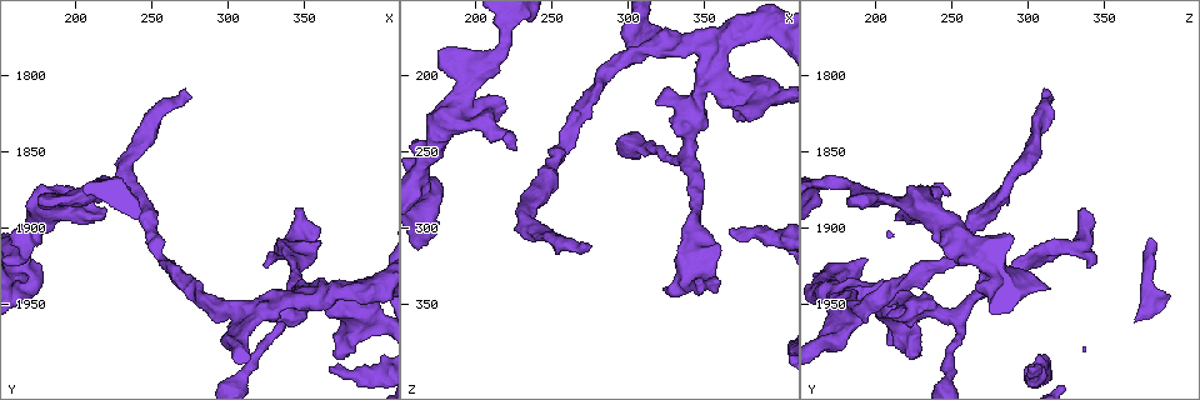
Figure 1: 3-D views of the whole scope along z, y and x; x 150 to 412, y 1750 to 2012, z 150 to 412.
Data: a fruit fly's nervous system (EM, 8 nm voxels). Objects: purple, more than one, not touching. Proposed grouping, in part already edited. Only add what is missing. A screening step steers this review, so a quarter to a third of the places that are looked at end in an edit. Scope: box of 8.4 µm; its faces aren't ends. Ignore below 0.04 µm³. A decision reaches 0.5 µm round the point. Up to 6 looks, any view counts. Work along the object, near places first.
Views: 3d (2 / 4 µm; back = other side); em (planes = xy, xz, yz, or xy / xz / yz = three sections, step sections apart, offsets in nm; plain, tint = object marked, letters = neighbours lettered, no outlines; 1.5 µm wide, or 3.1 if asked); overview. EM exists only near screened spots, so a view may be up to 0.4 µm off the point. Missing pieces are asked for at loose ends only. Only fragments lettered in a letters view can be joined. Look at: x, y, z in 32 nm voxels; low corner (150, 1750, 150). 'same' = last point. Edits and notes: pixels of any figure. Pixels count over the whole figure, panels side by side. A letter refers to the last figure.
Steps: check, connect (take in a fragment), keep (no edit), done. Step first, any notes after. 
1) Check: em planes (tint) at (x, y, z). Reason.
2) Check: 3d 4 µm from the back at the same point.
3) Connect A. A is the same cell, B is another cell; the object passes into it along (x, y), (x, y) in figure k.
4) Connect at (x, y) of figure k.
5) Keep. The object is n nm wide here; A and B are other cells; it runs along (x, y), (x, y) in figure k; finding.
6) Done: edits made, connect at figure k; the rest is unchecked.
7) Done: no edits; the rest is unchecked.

Check: 3d 2 µm at (270, 1808, 310). End of a long branch.

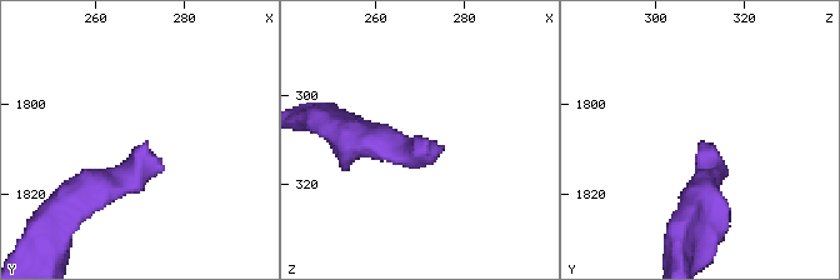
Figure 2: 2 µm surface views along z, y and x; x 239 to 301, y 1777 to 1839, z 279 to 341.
Check: em planes (tint) at (273, 1809, 310). Need the tissue.

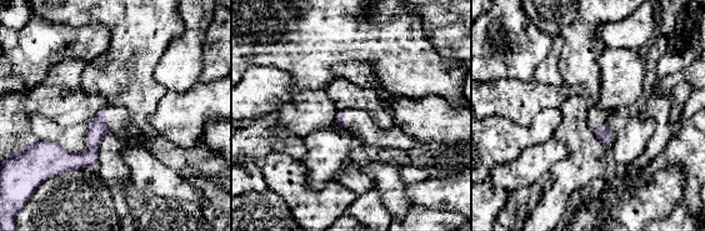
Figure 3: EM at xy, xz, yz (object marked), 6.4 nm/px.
Check: em planes (letters) at the same point.

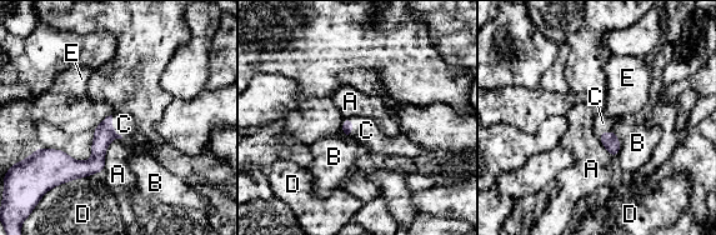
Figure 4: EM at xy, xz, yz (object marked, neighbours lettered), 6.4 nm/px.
Connect C. C is the same cell, A, B, D and E are other cells; the neuron continues.

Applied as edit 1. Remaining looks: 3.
Check: em planes (letters) at (216, 1892, 214). Thick end.

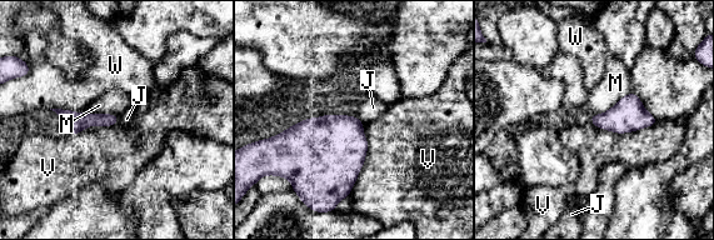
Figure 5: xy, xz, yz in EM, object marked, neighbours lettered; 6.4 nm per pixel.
Keep. The longest contact is with V, 480 nm; J, M, V and W are other cells; a border runs along (364, 124), (367, 155), (346, 196) in figure 5; no lettered fragment goes on from it.

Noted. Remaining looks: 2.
Done: edits made, connect at figure 4; the rest is unchecked.

